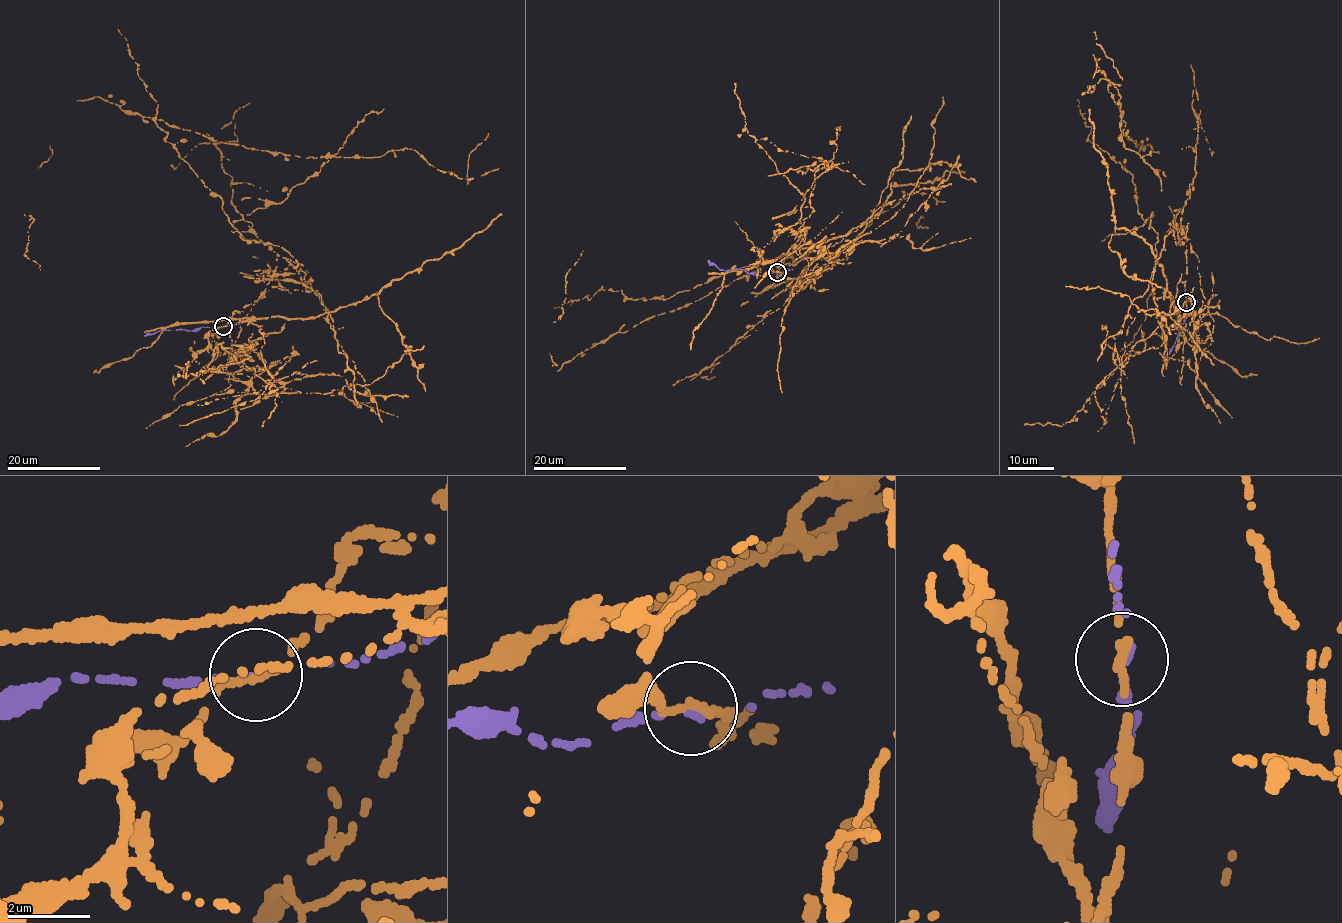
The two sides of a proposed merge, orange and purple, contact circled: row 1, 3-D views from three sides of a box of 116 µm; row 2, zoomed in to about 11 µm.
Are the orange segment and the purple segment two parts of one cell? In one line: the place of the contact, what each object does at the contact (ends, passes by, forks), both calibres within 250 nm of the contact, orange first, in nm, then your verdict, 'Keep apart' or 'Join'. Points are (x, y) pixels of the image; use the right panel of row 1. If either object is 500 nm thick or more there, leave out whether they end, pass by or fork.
Place: (1186, 302). At the ring orange ends. At the ring purple ends. Thickness 300 nm (orange) against 150 nm. Keep apart

